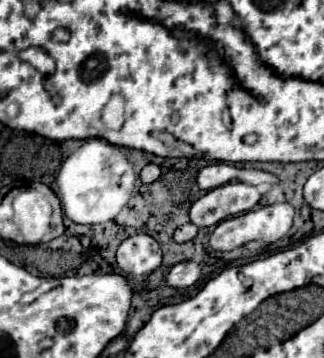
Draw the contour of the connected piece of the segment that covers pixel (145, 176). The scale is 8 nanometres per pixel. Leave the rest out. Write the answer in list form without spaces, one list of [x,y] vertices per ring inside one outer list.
[[[146,165],[142,171],[140,171],[140,181],[142,183],[154,183],[154,181],[158,181],[158,177],[160,177],[160,167],[158,165]]]

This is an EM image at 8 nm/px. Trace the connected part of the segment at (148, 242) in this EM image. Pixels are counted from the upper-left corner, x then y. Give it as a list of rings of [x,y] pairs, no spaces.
[[[150,235],[128,237],[116,251],[116,263],[124,277],[146,277],[162,265],[160,243]]]

